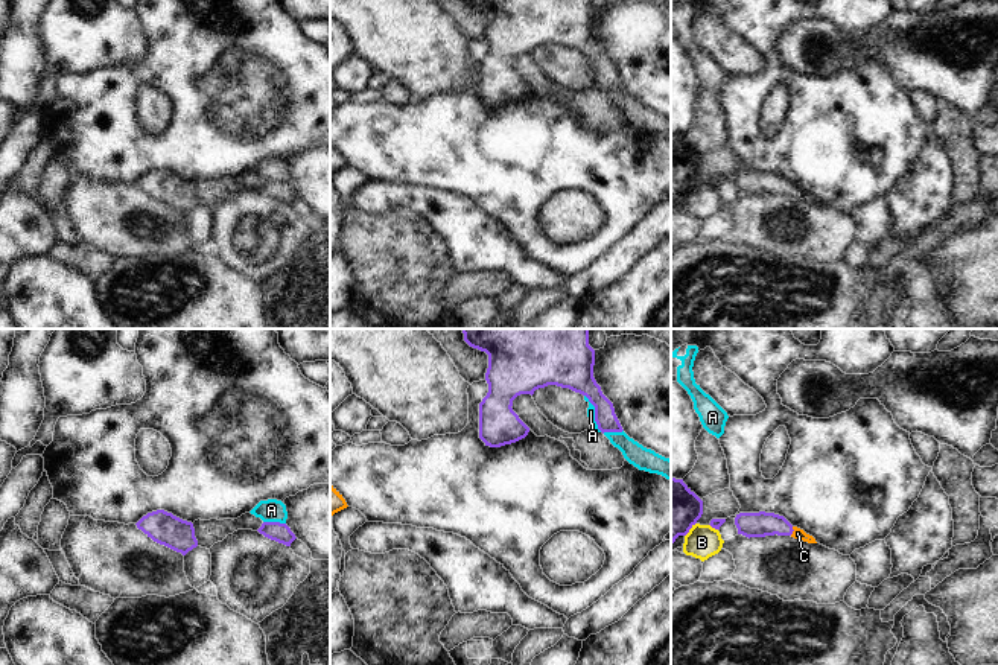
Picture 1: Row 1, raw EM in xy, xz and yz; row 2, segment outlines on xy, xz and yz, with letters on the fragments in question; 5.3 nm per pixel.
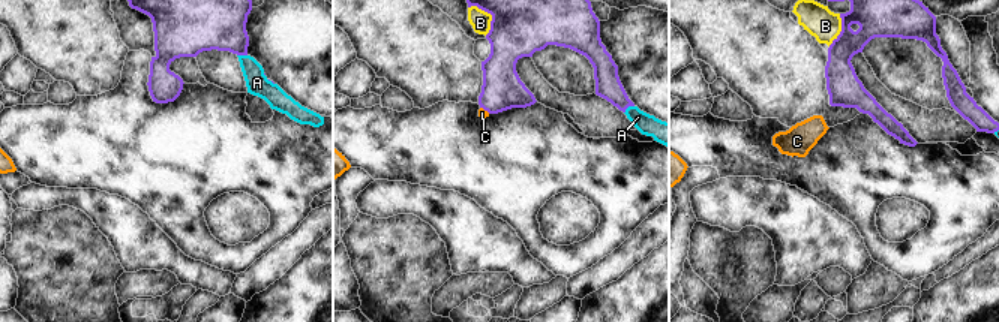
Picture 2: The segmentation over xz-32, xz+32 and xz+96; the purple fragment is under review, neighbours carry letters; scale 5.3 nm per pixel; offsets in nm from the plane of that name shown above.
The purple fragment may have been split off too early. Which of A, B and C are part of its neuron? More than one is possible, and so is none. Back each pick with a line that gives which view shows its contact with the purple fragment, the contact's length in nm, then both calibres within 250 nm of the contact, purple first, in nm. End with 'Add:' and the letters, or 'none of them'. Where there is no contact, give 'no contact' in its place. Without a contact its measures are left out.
C: meets purple in yz; contact 50 nm long; 130 nm thick on the purple side, 60 nm on the other
Add: C

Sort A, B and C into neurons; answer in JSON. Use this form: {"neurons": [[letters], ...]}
{"neurons": [["A"], ["B"], ["C"]]}

